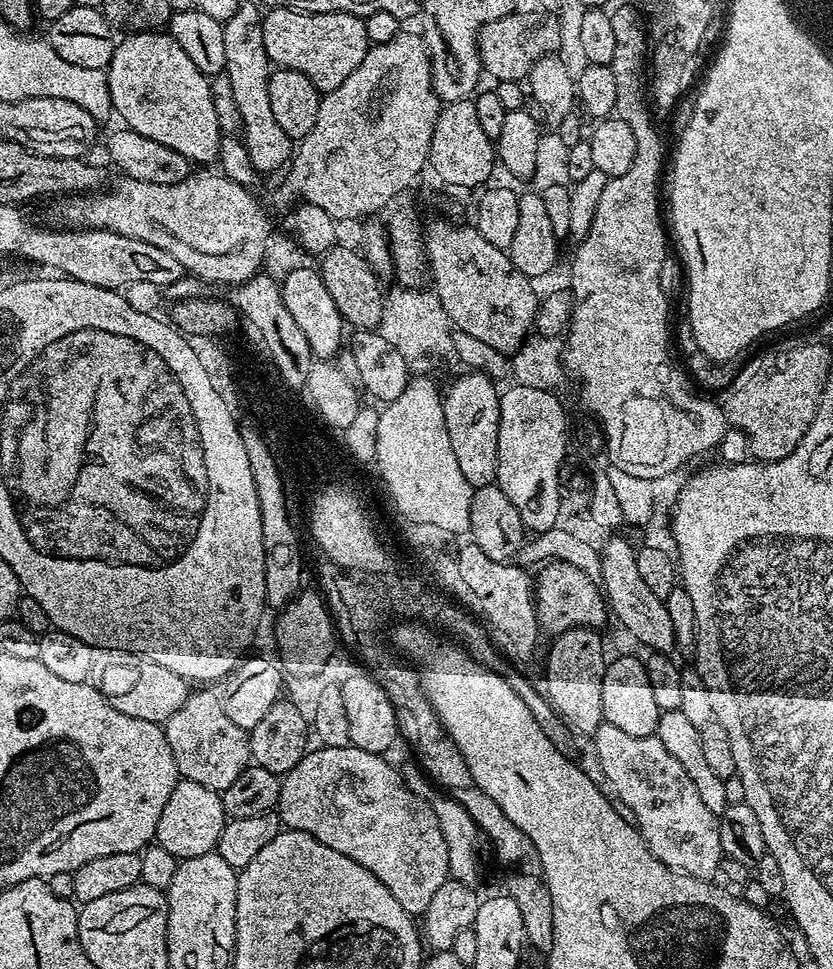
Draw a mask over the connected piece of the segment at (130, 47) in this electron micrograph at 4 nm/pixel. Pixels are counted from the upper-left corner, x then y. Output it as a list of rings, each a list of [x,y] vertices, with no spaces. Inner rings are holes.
[[[153,30],[151,32],[137,32],[135,34],[128,34],[125,35],[125,40],[122,41],[122,39],[115,45],[115,48],[113,50],[113,58],[110,61],[110,63],[107,66],[107,73],[108,73],[108,86],[110,88],[110,98],[112,99],[112,111],[115,113],[115,115],[118,117],[121,116],[123,123],[127,125],[127,127],[132,128],[137,132],[138,134],[146,134],[146,138],[154,138],[154,142],[162,142],[162,146],[170,146],[170,150],[178,150],[178,154],[182,154],[185,158],[187,158],[193,165],[196,164],[208,164],[213,161],[215,161],[218,157],[218,146],[220,145],[220,127],[218,126],[218,118],[214,114],[214,98],[210,94],[210,80],[209,77],[204,76],[201,74],[201,72],[198,70],[198,66],[194,66],[194,62],[190,62],[190,58],[186,58],[186,50],[182,50],[182,46],[178,46],[178,42],[174,42],[174,38],[172,36],[169,36],[167,31],[164,30]]]

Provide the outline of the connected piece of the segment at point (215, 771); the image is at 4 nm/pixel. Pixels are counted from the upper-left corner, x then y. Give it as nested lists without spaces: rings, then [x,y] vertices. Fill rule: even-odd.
[[[193,691],[162,727],[166,742],[170,742],[170,754],[174,754],[177,773],[183,779],[198,782],[198,786],[206,786],[206,790],[223,794],[226,786],[230,786],[242,770],[250,767],[249,733],[234,726],[233,720],[226,714],[223,699],[217,693],[215,696],[212,692]]]

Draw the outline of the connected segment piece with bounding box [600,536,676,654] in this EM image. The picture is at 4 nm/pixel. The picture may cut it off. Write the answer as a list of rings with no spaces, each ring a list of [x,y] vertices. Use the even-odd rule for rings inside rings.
[[[618,536],[608,541],[604,548],[602,546],[600,576],[602,579],[602,592],[613,619],[617,619],[632,637],[650,647],[648,649],[651,651],[665,654],[671,653],[675,649],[676,635],[671,625],[669,611],[666,610],[664,602],[656,594],[651,593],[651,589],[643,581],[642,574],[639,573],[638,569],[635,547],[633,545],[630,546],[624,539]]]

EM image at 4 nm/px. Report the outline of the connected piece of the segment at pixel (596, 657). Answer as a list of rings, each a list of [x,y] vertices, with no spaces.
[[[575,628],[574,630],[566,630],[563,634],[555,637],[551,641],[552,649],[548,652],[548,688],[546,687],[546,695],[548,701],[552,703],[552,708],[574,729],[581,737],[591,737],[598,730],[598,726],[604,723],[604,715],[602,714],[602,678],[606,667],[606,659],[604,660],[604,644],[600,641],[601,633],[591,628]]]

